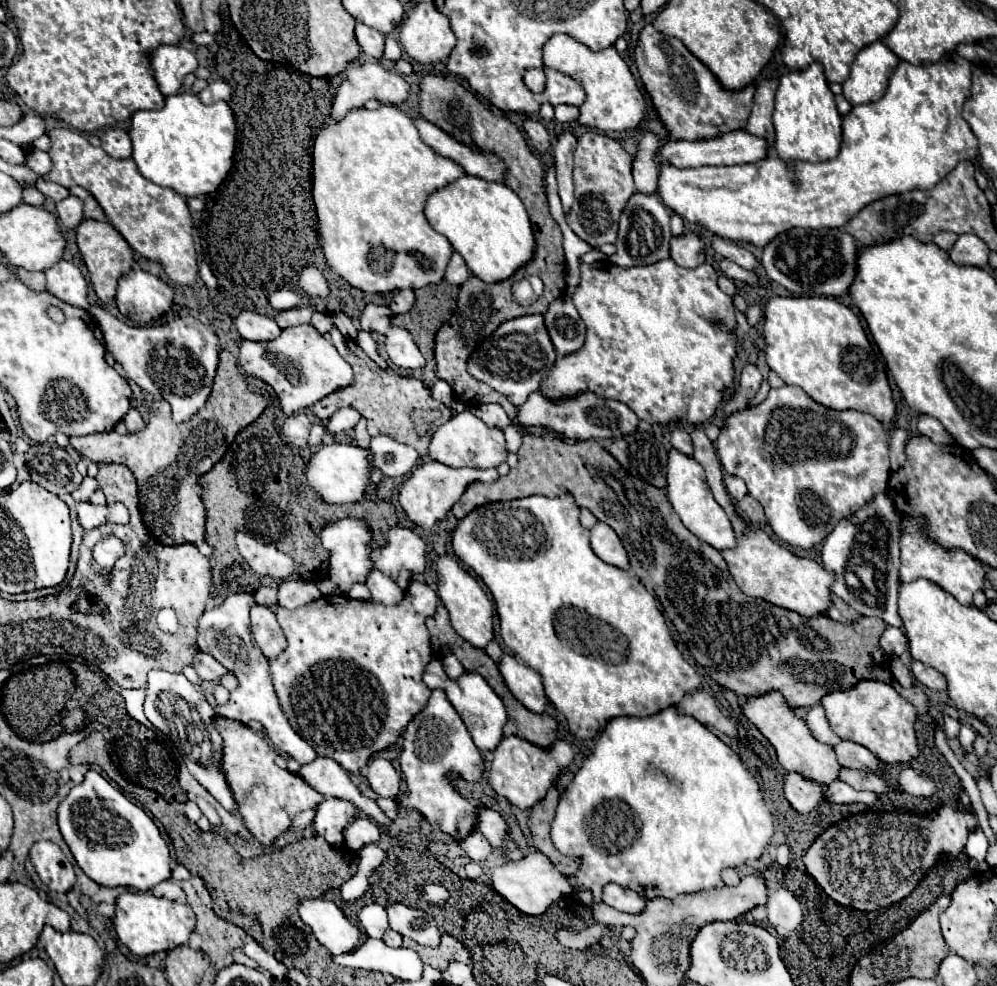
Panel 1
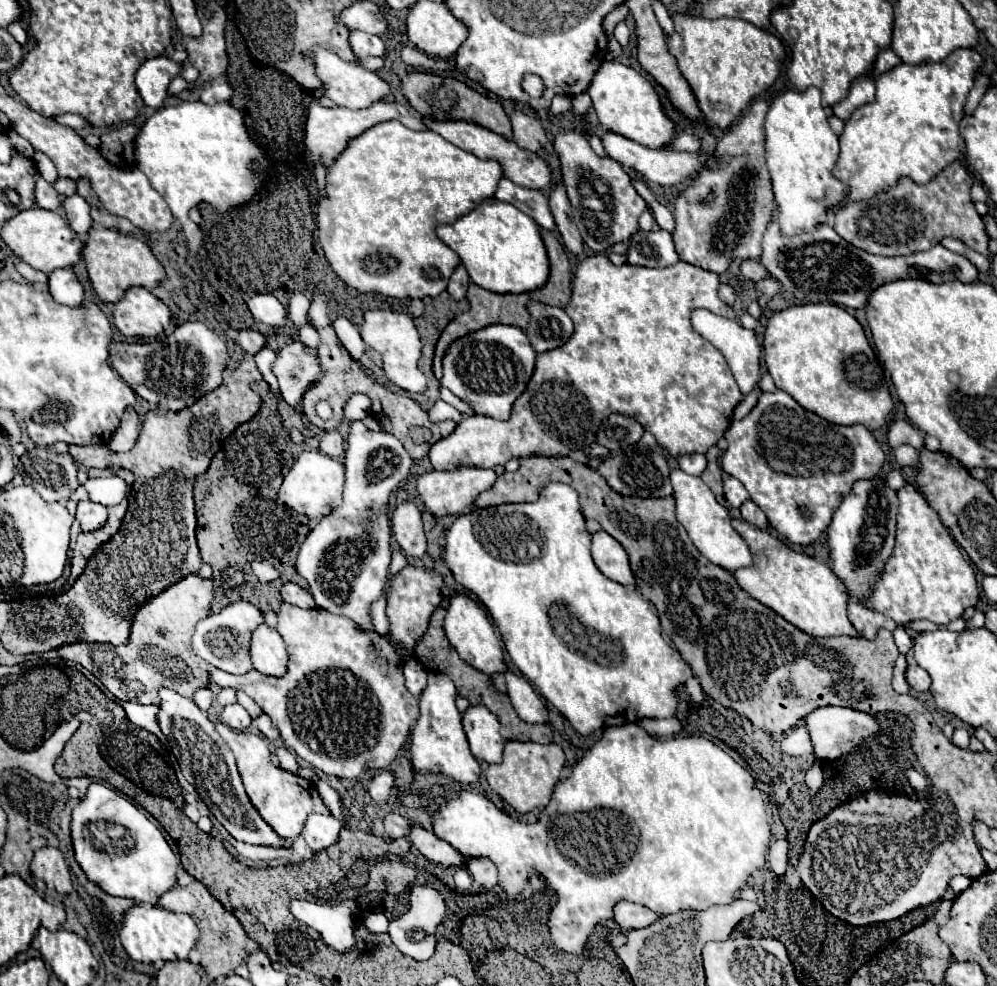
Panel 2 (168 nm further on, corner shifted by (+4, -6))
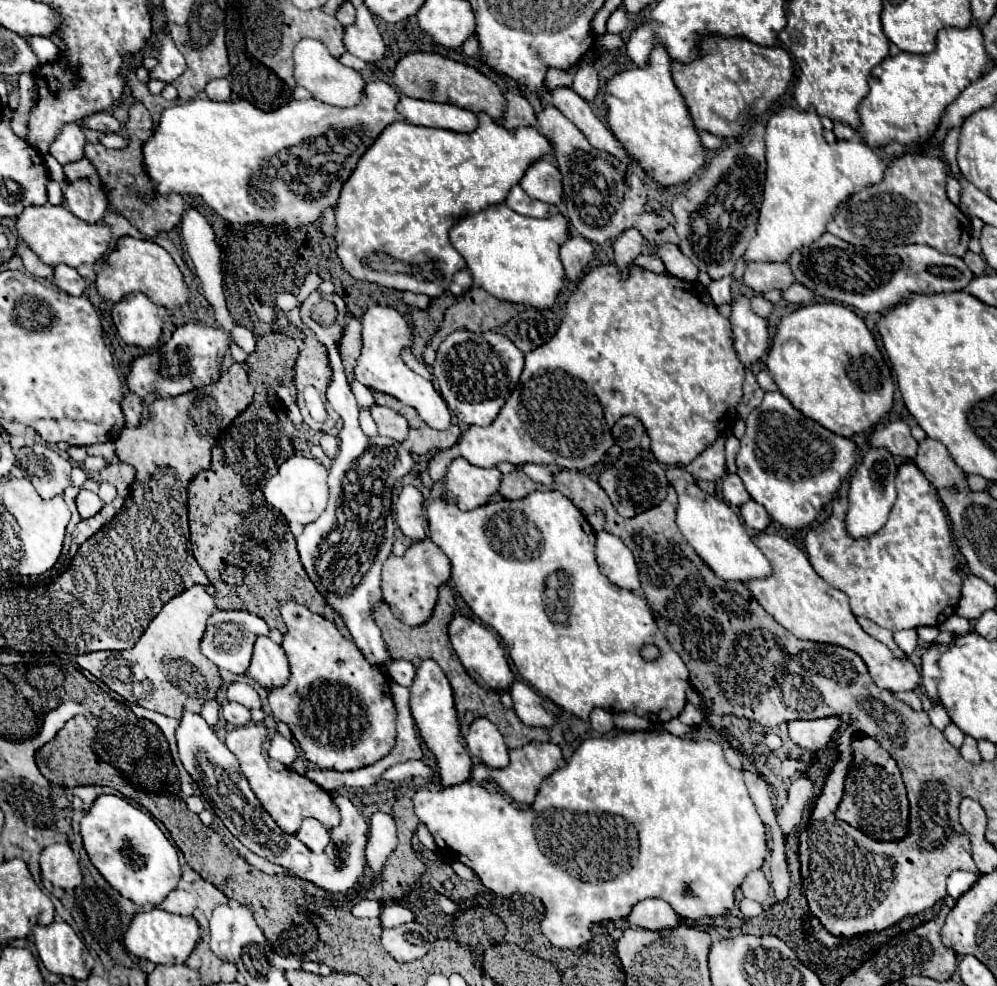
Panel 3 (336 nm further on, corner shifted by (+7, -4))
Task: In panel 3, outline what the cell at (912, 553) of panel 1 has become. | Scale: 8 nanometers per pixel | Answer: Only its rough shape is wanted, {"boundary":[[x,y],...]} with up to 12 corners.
{"boundary":[[914,463],[878,535],[846,533],[846,499],[806,535],[854,615],[938,627],[966,573]]}

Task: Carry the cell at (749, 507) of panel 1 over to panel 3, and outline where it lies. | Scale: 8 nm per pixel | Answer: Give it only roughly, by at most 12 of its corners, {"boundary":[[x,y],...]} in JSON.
{"boundary":[[752,501],[740,507],[746,527],[764,531],[770,523],[766,509]]}

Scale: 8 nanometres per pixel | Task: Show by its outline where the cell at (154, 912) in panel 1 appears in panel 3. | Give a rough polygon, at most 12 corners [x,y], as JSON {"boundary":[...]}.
{"boundary":[[136,913],[124,945],[162,965],[184,963],[200,939],[194,917]]}

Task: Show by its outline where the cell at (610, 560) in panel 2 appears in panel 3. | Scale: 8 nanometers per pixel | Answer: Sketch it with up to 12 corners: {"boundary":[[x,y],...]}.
{"boundary":[[596,533],[600,571],[618,587],[638,591],[638,567],[620,537]]}

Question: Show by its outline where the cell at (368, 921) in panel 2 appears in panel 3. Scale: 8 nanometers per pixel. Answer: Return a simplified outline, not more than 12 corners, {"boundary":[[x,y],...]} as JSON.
{"boundary":[[390,903],[382,909],[380,927],[398,927],[414,919],[402,905]]}

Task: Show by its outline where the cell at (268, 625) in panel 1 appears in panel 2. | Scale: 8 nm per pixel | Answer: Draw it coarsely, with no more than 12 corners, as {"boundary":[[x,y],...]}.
{"boundary":[[265,623],[253,631],[251,661],[259,673],[283,677],[287,649]]}

